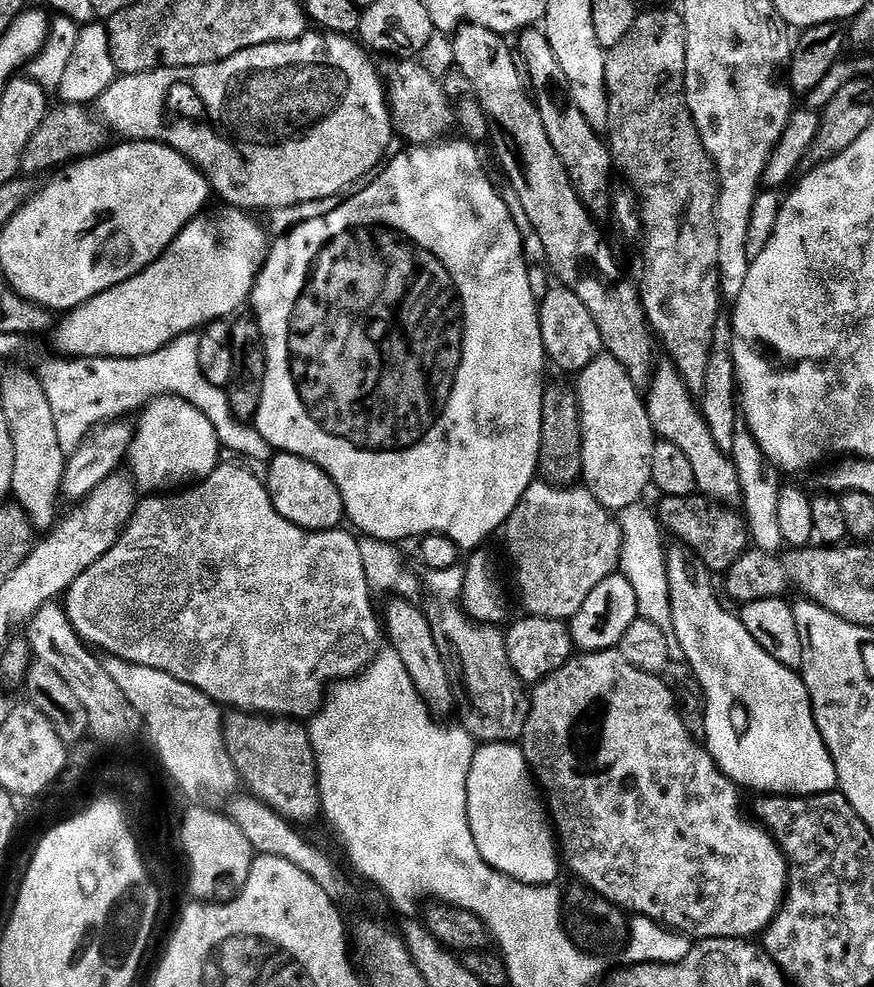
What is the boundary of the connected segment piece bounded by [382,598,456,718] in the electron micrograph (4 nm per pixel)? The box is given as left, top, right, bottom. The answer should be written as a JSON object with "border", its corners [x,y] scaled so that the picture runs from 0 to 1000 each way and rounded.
{"border":[[[449,606],[437,616],[437,640],[442,645],[443,656],[450,657],[460,667],[460,675],[465,675],[465,683],[469,683],[469,691],[478,699],[483,711],[491,721],[500,727],[518,724],[522,715],[522,704],[517,701],[517,688],[510,679],[510,671],[506,667],[506,659],[497,650],[497,638],[492,638],[489,619],[484,615],[471,612],[467,606]]]}

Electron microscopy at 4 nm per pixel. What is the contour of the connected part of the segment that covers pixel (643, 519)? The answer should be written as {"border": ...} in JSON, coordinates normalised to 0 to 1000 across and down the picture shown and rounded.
{"border":[[[737,509],[722,511],[707,521],[712,541],[708,579],[719,587],[721,594],[725,594],[732,624],[748,630],[748,634],[753,634],[757,642],[762,642],[770,670],[778,671],[783,669],[783,660],[771,642],[771,626],[767,618],[767,590],[761,544],[757,542],[752,520],[747,516],[745,519],[739,512],[740,510]]]}

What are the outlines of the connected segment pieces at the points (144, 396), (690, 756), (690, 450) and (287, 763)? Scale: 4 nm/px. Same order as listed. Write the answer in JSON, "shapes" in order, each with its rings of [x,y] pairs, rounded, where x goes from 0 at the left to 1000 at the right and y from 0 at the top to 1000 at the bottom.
{"shapes":[[[[214,336],[176,359],[162,363],[63,363],[43,373],[46,390],[53,395],[53,404],[62,418],[62,432],[66,435],[66,449],[74,460],[81,460],[117,430],[145,422],[145,417],[159,418],[166,409],[183,401],[203,401],[217,407],[245,432],[253,455],[257,459],[280,462],[284,466],[310,467],[314,455],[287,429],[268,424],[263,415],[261,398],[236,387],[231,371],[227,371],[227,347],[224,336]]],[[[707,659],[656,664],[650,673],[643,675],[643,679],[629,683],[608,698],[597,757],[604,777],[625,812],[644,874],[649,882],[651,879],[664,891],[660,893],[665,897],[676,900],[715,925],[752,932],[761,940],[797,953],[868,949],[892,924],[892,917],[897,915],[897,906],[902,902],[902,870],[897,862],[873,835],[857,829],[854,823],[851,828],[847,820],[848,799],[820,778],[809,757],[787,743],[771,707],[754,684],[730,679],[730,675],[716,671]]],[[[756,364],[755,369],[749,370],[744,382],[744,388],[739,393],[739,408],[741,422],[752,443],[757,446],[771,448],[776,456],[780,456],[794,476],[797,495],[804,502],[814,503],[816,507],[824,508],[830,513],[847,511],[847,489],[844,488],[844,476],[840,476],[840,468],[834,459],[827,458],[812,444],[812,436],[805,427],[802,412],[794,406],[794,399],[788,396],[781,384],[776,379],[768,365]]],[[[269,719],[255,726],[259,760],[283,801],[331,835],[349,837],[368,827],[366,785],[351,737],[342,729],[294,727]]]]}

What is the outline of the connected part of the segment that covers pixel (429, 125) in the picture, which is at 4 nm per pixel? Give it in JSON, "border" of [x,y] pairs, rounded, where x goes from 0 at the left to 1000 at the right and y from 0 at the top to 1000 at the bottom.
{"border":[[[470,60],[450,64],[450,69],[444,73],[445,82],[443,81],[443,84],[446,86],[442,93],[444,112],[449,114],[449,129],[452,137],[459,140],[463,147],[489,148],[507,143],[514,137],[511,134],[518,133],[519,123],[517,121],[517,112],[515,111],[515,103],[510,103],[507,84],[500,78],[498,81],[483,66],[476,64],[481,63]]]}

